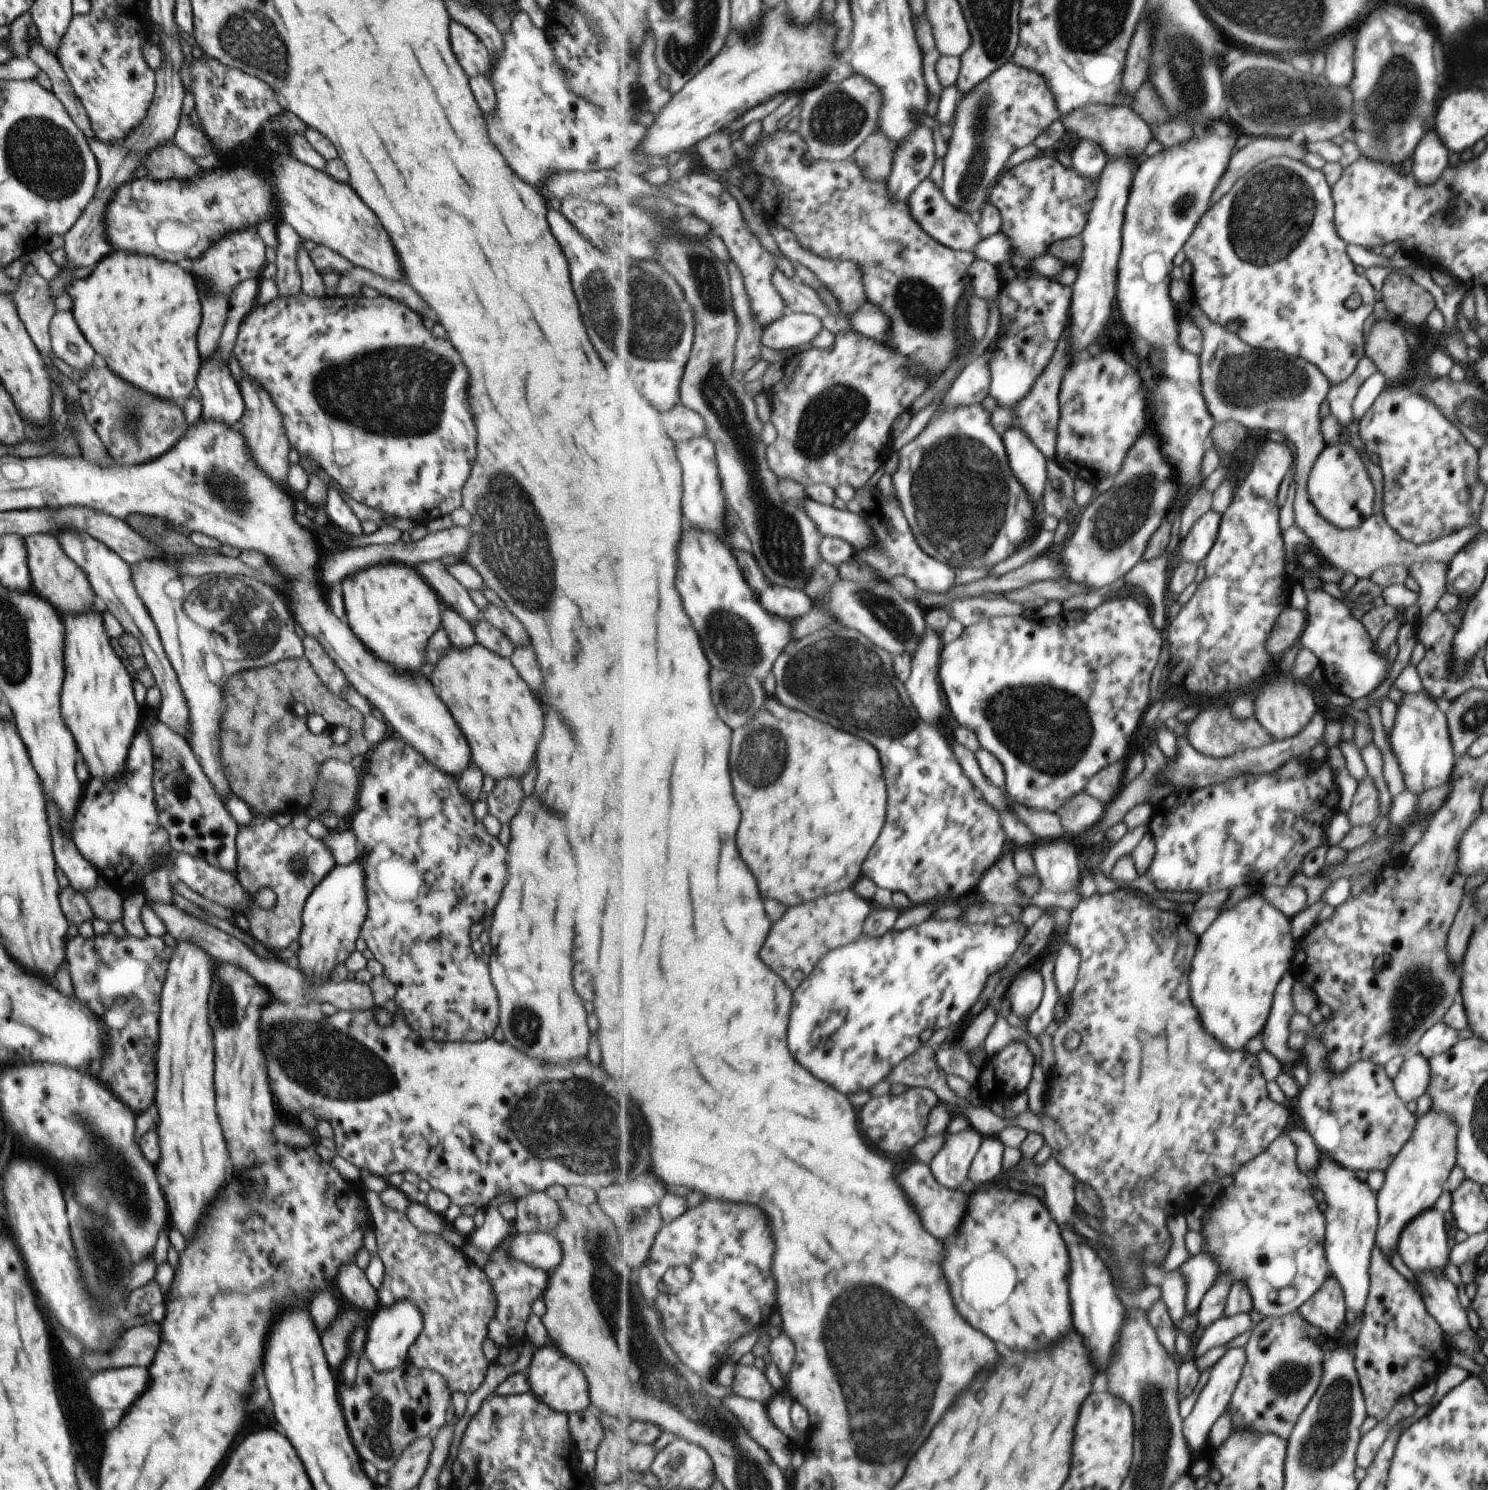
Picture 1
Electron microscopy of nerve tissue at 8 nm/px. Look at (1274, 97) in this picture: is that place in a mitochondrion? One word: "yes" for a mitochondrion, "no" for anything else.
yes

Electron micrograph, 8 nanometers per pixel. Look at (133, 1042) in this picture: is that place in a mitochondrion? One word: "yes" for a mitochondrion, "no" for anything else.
no

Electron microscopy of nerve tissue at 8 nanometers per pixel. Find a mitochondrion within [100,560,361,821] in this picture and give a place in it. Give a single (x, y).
(233, 616)

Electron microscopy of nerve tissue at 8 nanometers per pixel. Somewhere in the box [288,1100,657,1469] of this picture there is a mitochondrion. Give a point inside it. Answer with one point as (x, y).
(382, 1441)

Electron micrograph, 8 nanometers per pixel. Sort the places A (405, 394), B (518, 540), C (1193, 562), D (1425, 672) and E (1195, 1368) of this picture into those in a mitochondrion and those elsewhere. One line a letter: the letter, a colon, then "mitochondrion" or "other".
A: mitochondrion
B: mitochondrion
C: other
D: other
E: other

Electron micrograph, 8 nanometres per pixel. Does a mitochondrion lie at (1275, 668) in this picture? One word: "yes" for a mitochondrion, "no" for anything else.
no

